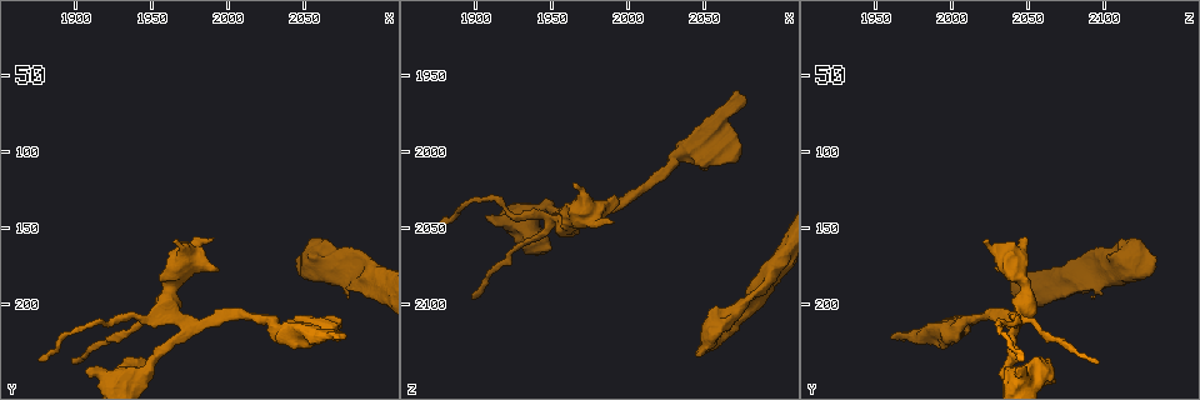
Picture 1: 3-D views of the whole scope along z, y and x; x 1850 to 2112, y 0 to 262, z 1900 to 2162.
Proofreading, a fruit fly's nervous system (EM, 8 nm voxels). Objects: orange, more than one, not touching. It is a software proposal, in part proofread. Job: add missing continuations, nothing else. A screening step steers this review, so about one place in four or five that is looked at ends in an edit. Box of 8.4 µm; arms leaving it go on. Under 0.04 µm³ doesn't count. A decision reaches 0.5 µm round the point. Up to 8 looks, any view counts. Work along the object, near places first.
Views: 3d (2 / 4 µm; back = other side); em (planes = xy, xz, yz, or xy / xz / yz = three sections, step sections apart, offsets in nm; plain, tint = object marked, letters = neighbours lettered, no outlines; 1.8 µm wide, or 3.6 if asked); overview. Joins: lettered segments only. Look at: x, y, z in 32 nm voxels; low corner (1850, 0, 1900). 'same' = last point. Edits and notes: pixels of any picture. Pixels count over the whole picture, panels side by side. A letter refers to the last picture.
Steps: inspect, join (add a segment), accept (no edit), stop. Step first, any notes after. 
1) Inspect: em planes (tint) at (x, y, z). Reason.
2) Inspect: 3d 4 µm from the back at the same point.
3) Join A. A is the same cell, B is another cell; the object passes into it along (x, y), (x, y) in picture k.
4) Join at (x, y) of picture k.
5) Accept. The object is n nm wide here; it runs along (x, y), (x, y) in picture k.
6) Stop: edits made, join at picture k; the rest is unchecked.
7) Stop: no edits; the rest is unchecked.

Inspect: em yz step 4 (tint) at (2048, 218, 1994). Thick turns thin.

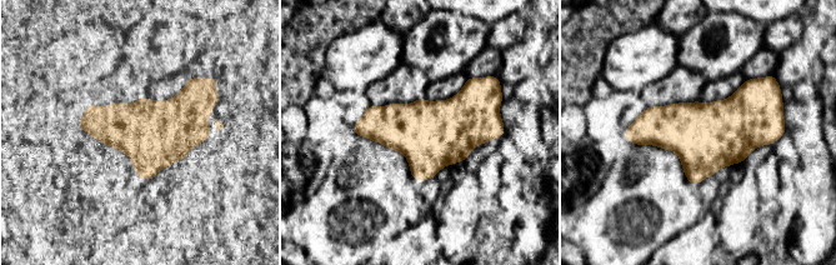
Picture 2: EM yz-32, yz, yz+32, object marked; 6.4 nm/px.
Inspect: em planes (tint) at the same point. Cut it another way.

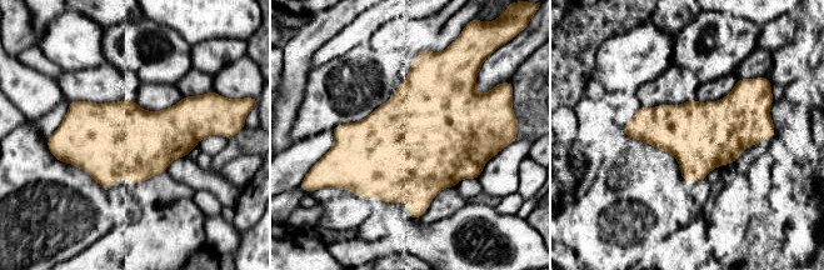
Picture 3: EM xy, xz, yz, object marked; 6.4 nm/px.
Inspect: em planes (letters) at the same point.

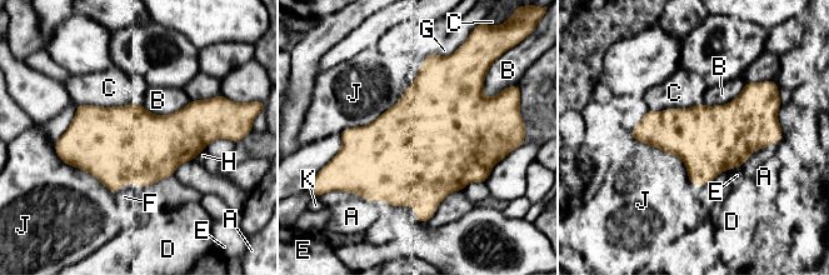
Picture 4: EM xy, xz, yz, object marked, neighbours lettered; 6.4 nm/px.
Join B. B is the same cell, A, C, D, E, F, G, H, J and K are other cells; it goes on there.

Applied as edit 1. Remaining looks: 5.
Inspect: overview.

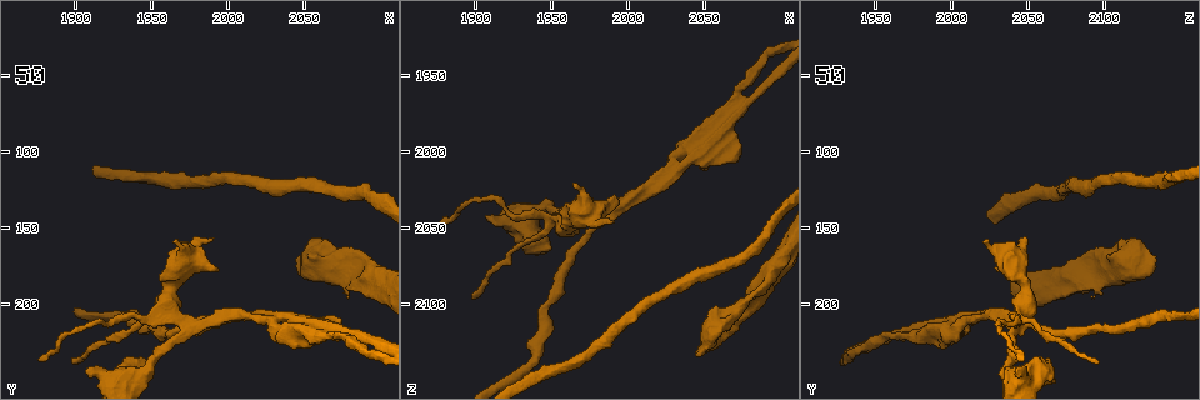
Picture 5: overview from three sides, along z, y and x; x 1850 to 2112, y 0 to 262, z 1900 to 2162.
Inspect: em yz step 8 (letters) at (2086, 166, 2090). Free end.

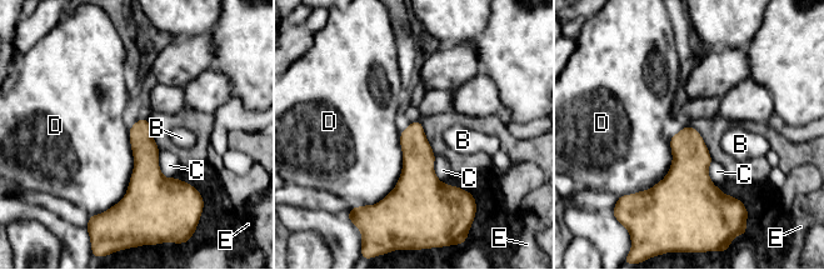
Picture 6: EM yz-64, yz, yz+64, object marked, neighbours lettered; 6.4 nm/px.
Accept. The longest contact is with D, 550 nm; B, C, D and E are other cells; a border runs along (129, 129), (130, 181), (104, 211) in picture 6; no lettered segment goes on from it.

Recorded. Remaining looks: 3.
Inspect: em planes (letters) at (1908, 244, 2042). An open end.

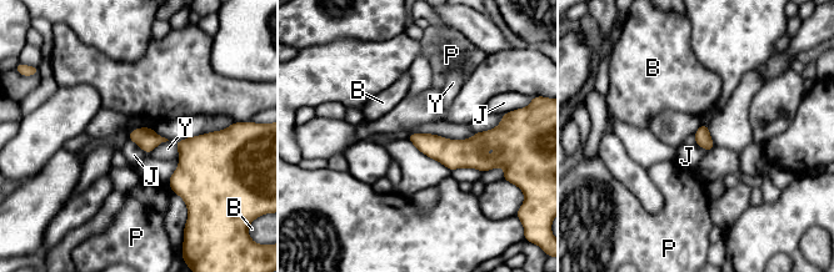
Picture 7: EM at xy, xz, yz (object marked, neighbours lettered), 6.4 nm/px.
Accept. B, J, P and Y are other cells; none of them fits.

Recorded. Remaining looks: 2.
Stop: edits made, join at picture 4; the rest is unchecked.

